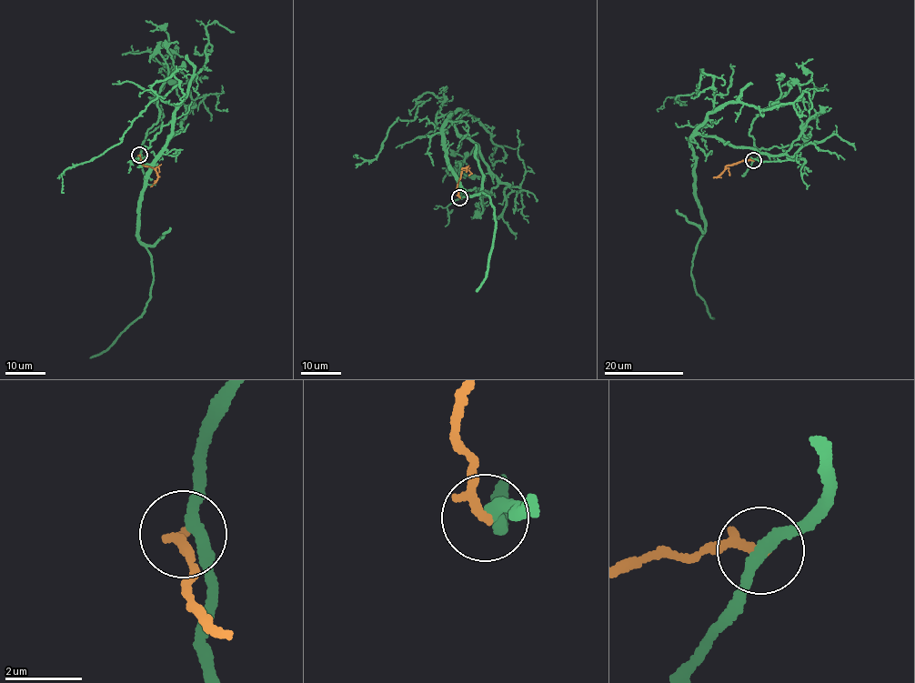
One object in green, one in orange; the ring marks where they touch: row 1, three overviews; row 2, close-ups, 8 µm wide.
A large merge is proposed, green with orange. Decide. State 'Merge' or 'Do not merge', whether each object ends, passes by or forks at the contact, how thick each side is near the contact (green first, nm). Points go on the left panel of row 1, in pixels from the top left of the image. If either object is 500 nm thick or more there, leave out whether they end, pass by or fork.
Do not merge. At the ring green passes by. At the ring orange ends. Thickness 300 nm (green) against 260 nm

